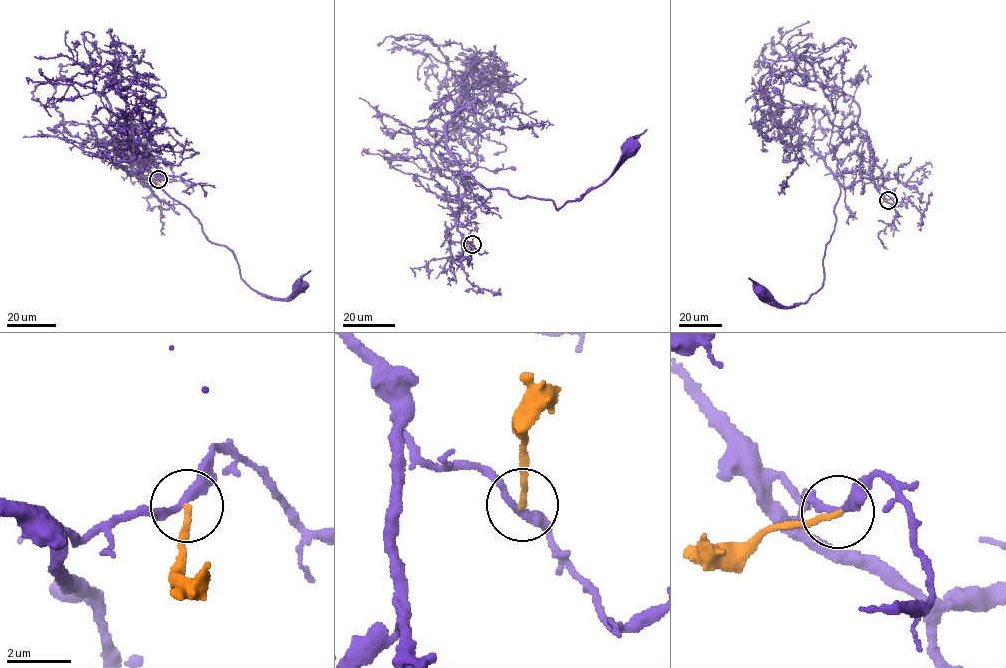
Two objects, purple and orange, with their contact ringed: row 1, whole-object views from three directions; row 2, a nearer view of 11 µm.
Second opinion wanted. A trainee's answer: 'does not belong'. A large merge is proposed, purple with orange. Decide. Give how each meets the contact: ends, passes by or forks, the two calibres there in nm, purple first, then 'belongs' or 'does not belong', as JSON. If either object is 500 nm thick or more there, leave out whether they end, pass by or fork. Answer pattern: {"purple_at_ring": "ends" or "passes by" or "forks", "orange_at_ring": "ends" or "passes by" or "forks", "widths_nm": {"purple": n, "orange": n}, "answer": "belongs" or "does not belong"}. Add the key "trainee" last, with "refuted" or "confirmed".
{"purple_at_ring": "passes by", "orange_at_ring": "ends", "widths_nm": {"purple": 260, "orange": 180}, "answer": "does not belong", "trainee": "confirmed"}

